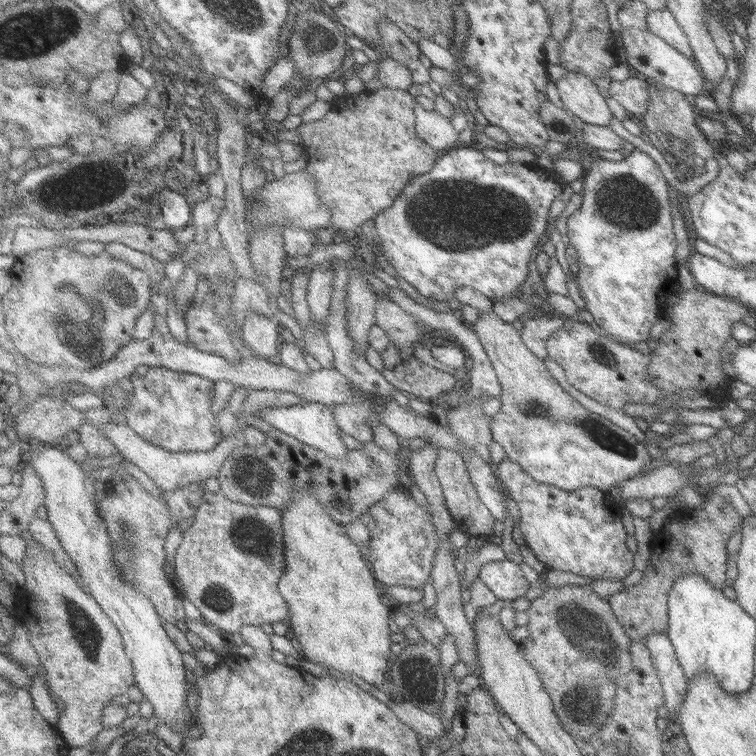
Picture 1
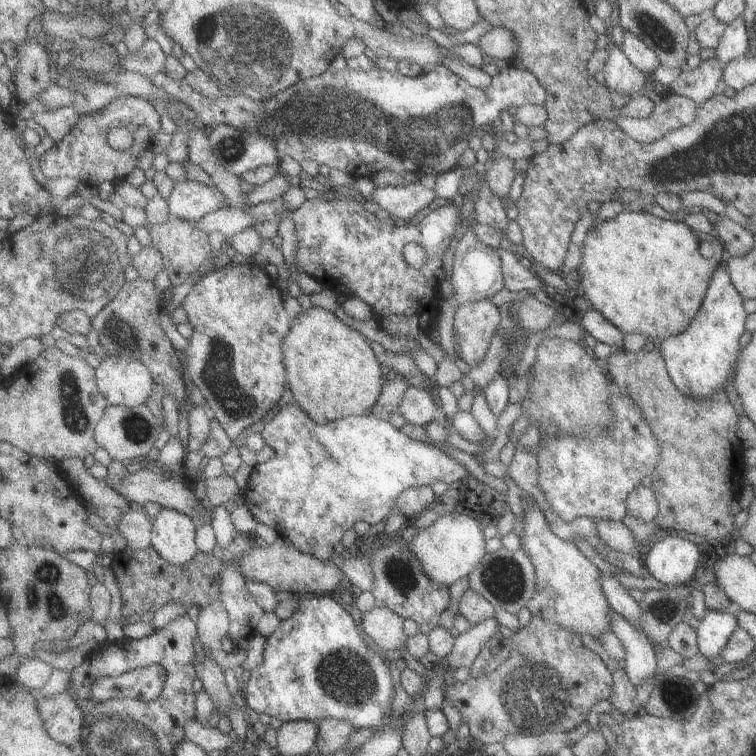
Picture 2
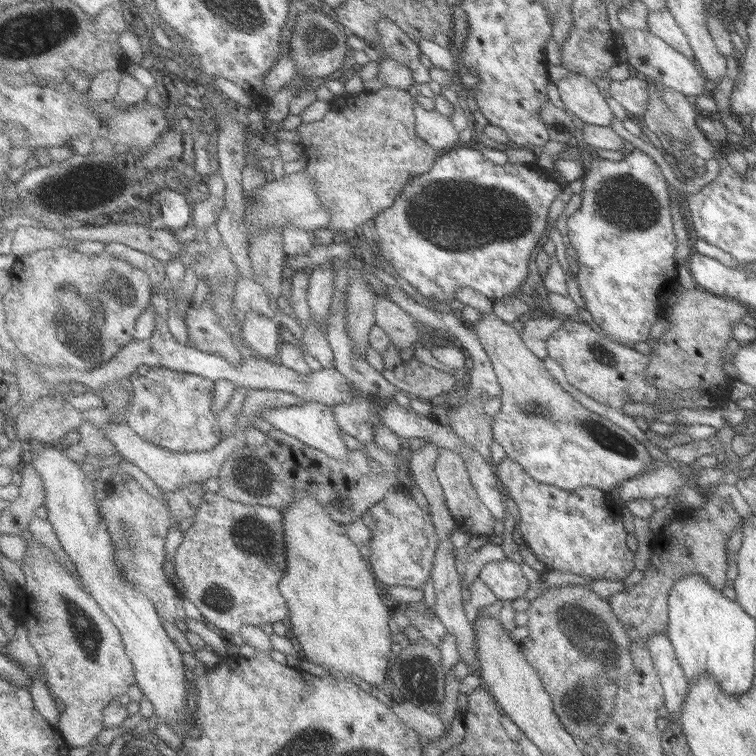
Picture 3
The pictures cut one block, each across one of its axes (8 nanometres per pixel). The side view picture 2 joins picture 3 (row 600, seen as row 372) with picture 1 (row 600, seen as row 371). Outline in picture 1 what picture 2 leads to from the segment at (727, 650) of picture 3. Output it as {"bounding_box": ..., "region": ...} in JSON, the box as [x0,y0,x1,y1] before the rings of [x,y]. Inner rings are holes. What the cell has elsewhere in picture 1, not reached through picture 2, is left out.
{"bounding_box":[667,574,755,694],"region":[[[703,574],[681,576],[669,592],[667,638],[673,642],[687,678],[701,676],[709,670],[719,676],[729,694],[741,694],[751,688],[755,622],[735,602],[727,600],[719,586],[703,578]]]}

